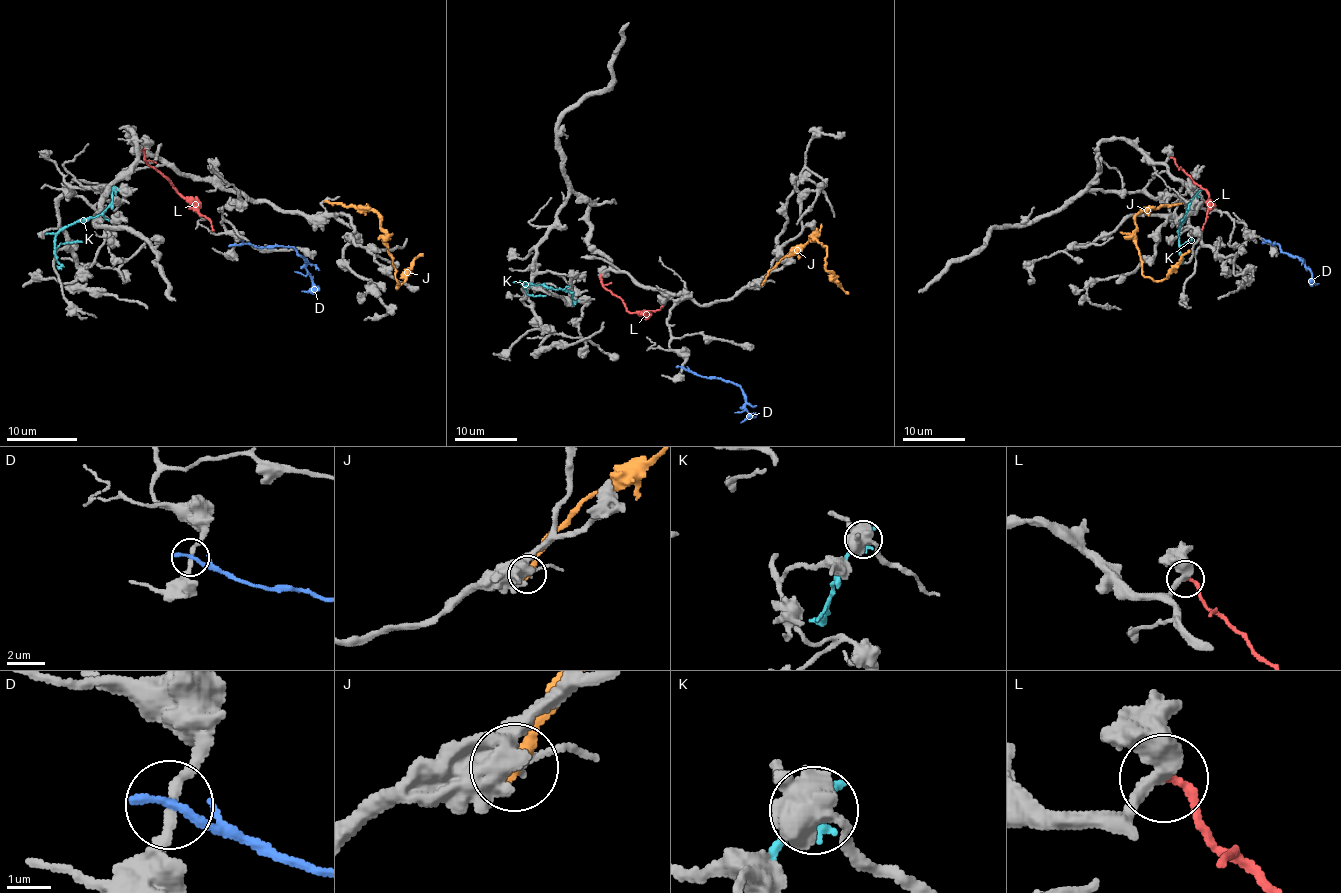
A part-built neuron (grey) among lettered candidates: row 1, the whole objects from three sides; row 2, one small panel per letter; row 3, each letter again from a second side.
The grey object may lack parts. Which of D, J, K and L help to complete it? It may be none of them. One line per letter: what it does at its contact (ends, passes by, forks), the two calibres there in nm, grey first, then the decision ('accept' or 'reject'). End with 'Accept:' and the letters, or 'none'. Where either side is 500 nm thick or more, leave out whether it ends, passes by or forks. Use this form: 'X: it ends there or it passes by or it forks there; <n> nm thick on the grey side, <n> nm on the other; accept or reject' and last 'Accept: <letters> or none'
D: it ends there; 190 nm thick on the grey side, 260 nm on the other; reject
J: it ends there; 180 nm thick on the grey side, 280 nm on the other; reject
K: it ends there; 280 nm thick on the grey side, 300 nm on the other; reject
L: it ends there; 440 nm thick on the grey side, 200 nm on the other; accept
Accept: L

